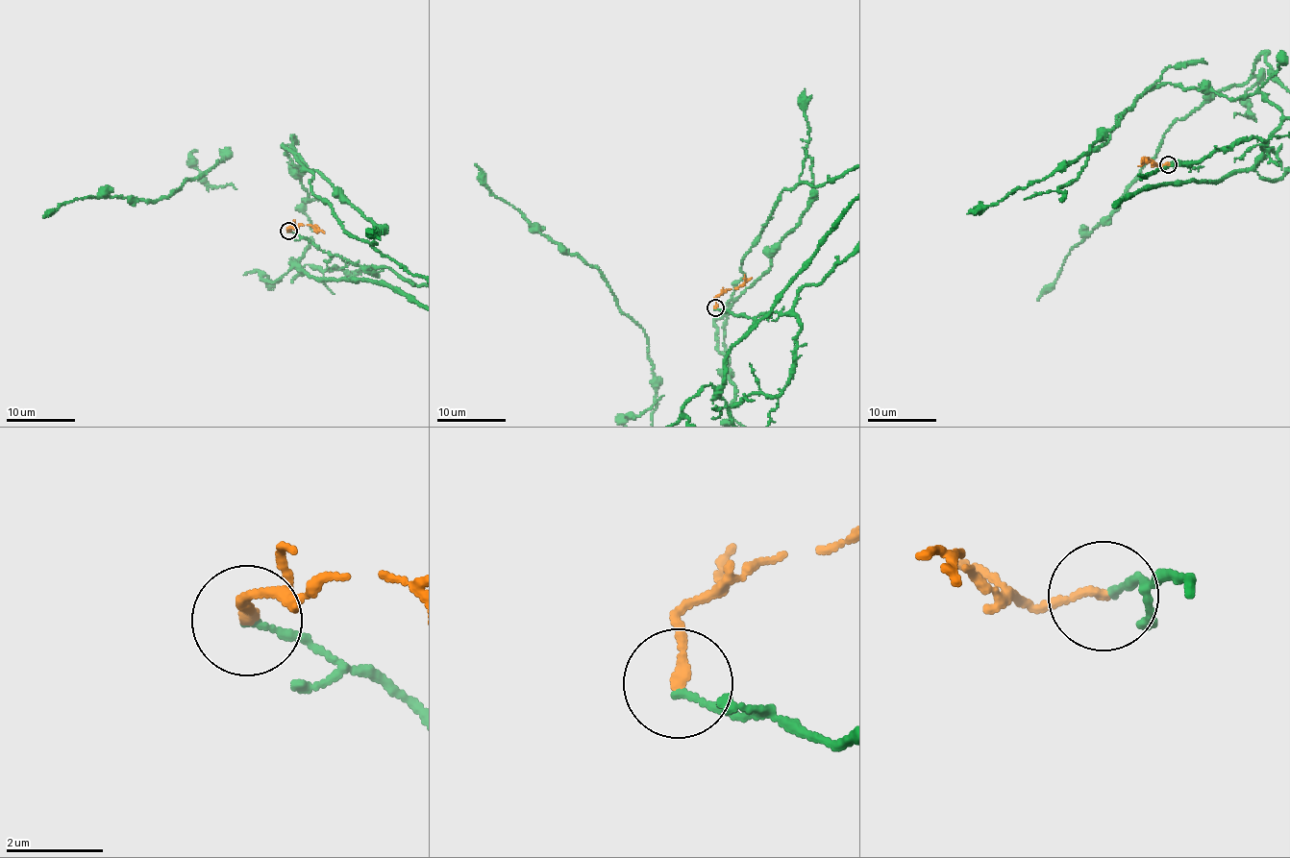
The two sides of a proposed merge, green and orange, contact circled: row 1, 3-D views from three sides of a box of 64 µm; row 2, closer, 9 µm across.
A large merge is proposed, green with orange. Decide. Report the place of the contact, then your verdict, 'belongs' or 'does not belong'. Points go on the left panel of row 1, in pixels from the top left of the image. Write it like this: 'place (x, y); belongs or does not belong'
place (288, 231); does not belong

